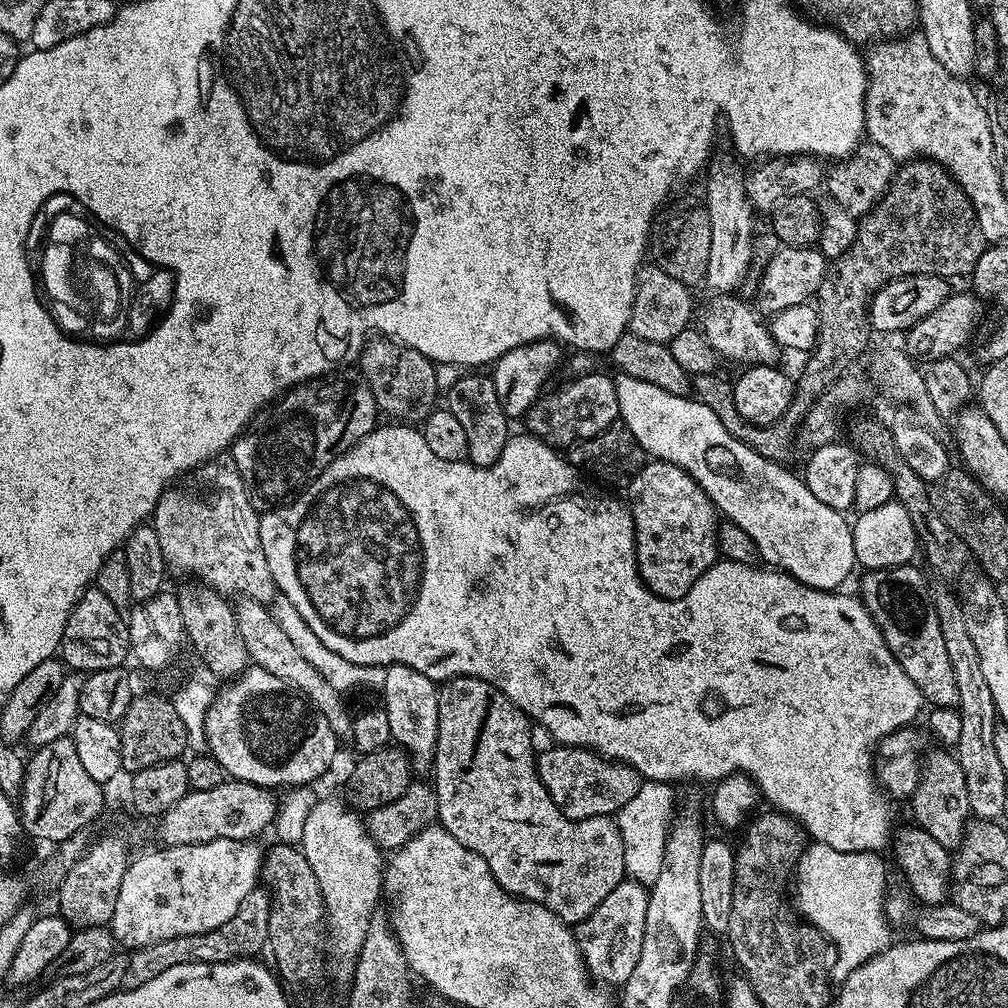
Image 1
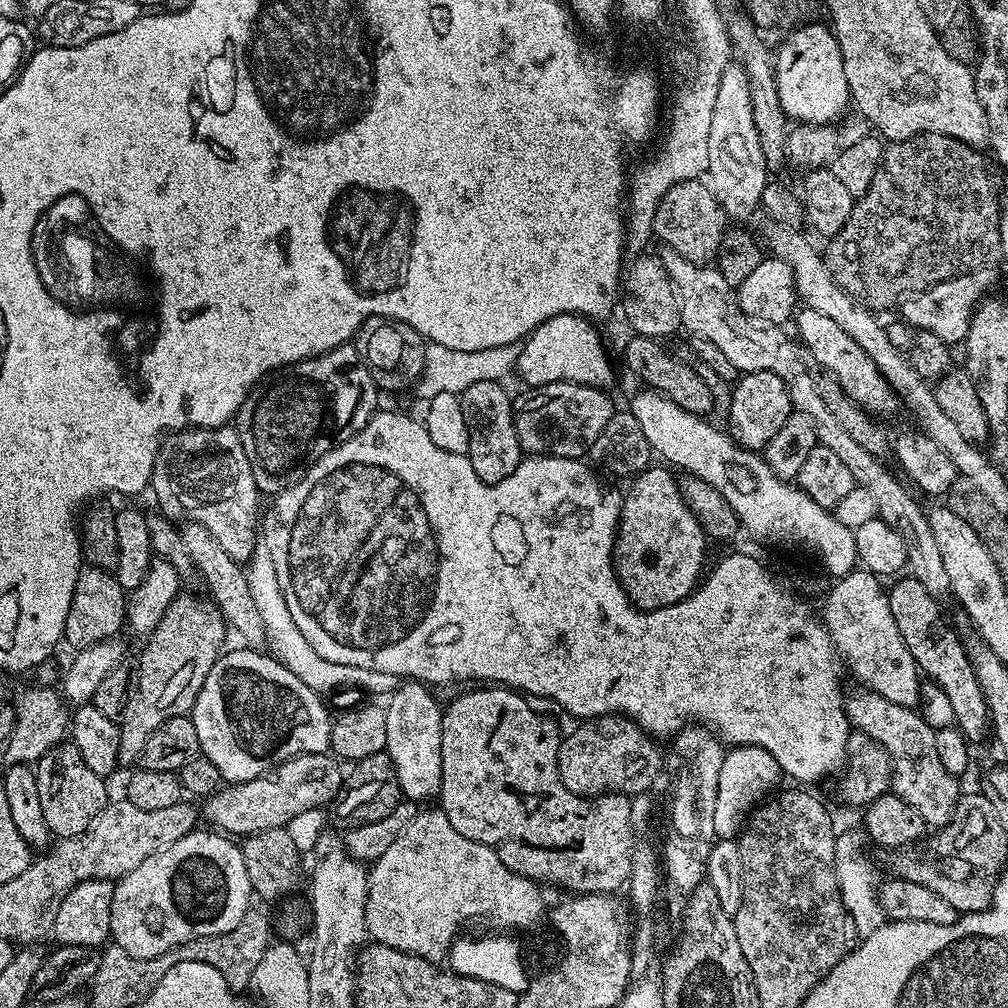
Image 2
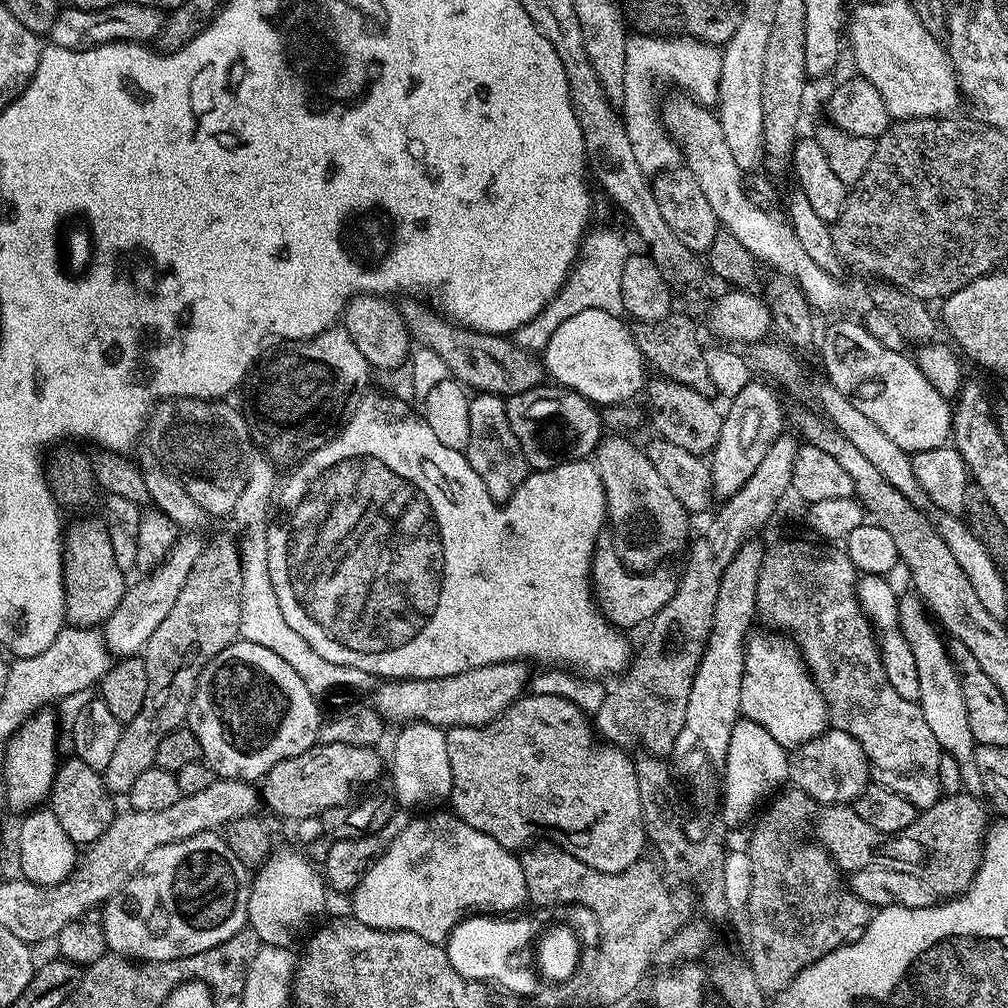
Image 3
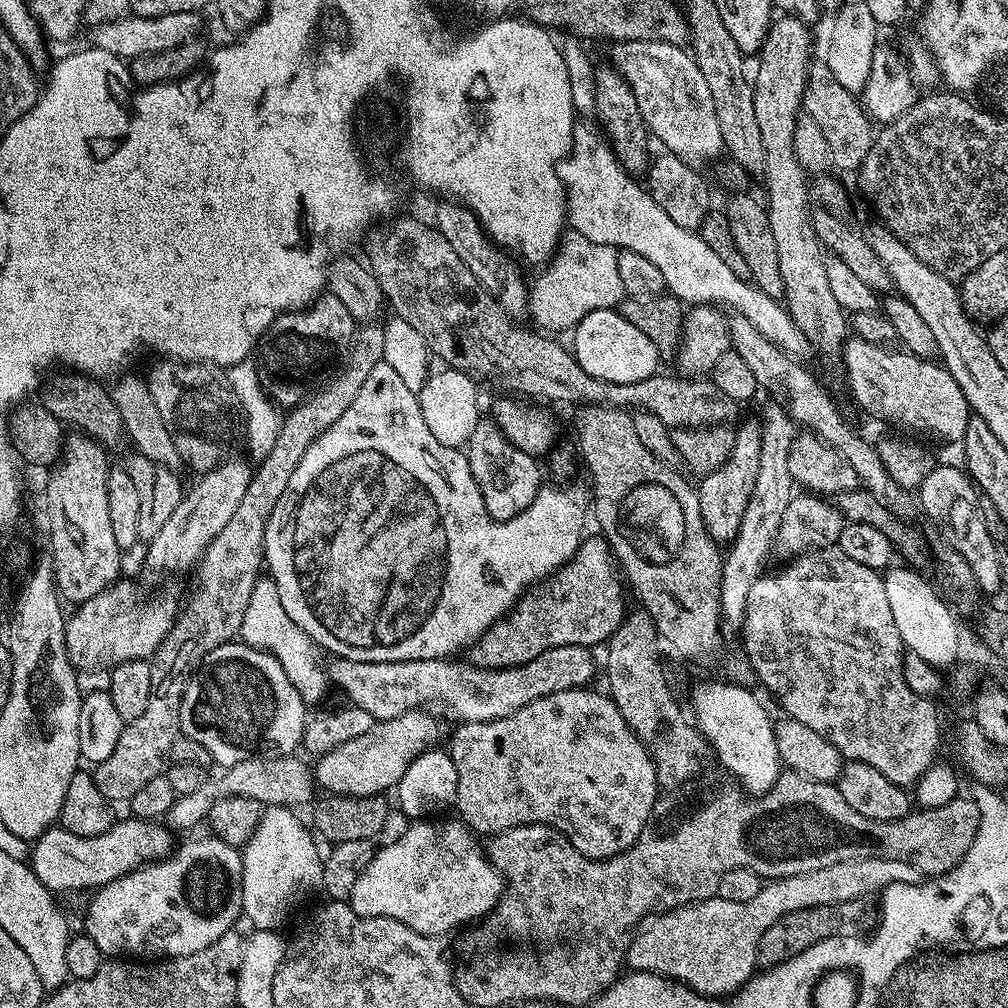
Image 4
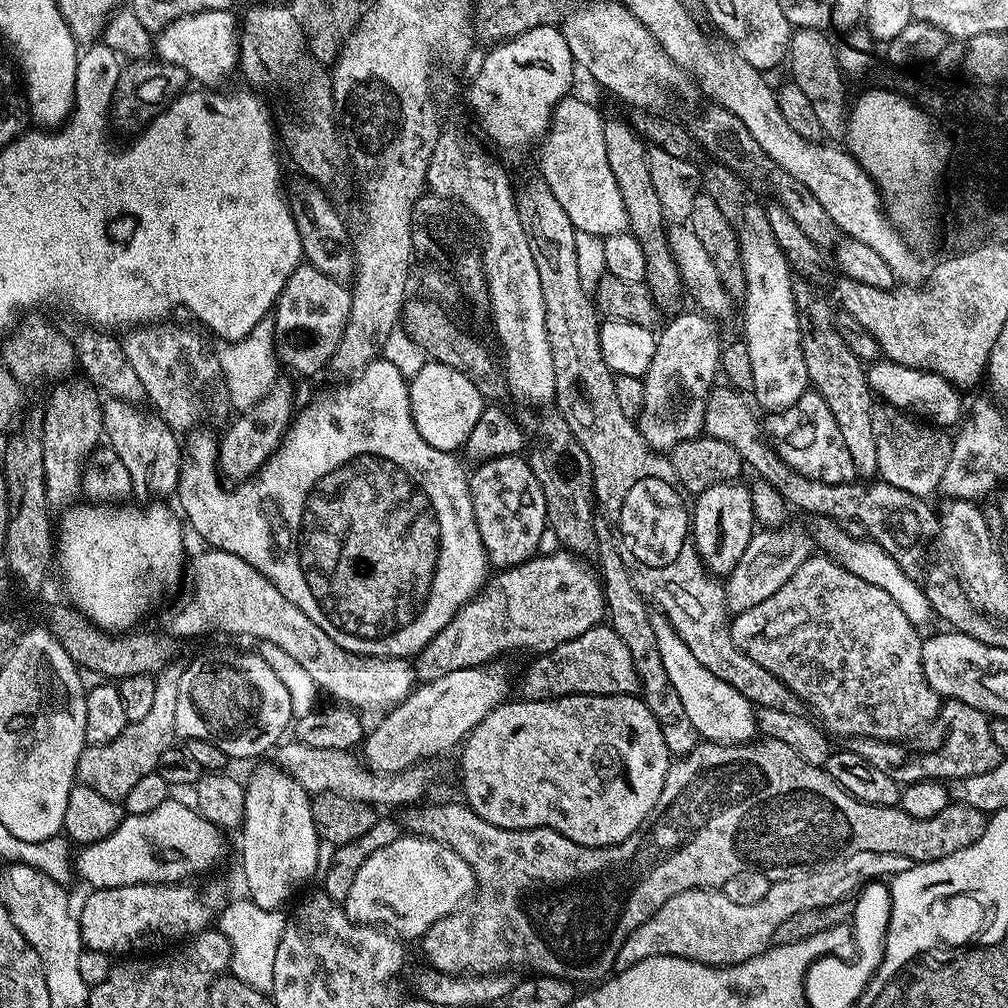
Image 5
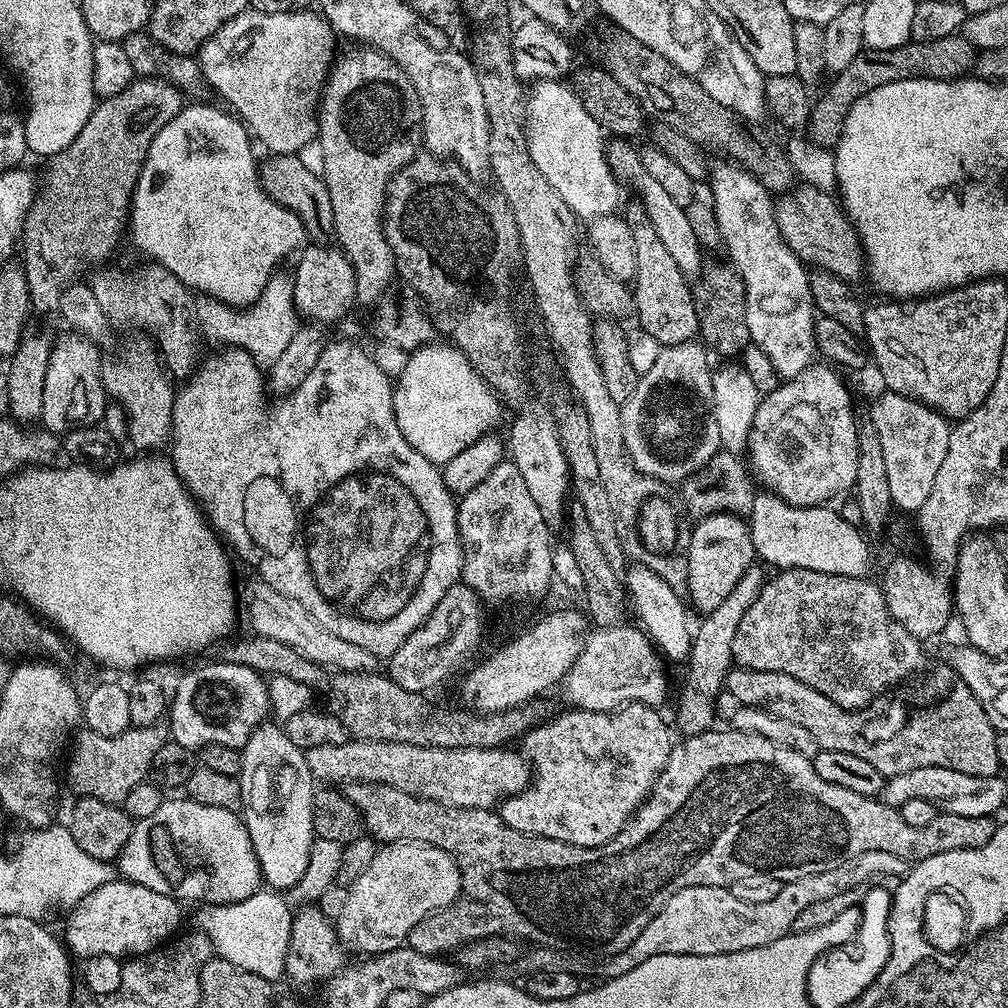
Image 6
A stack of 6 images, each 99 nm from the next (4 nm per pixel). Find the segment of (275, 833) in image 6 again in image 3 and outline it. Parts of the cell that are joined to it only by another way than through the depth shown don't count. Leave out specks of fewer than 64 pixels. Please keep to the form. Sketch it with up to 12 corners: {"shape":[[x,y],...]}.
{"shape":[[273,851],[248,889],[247,927],[292,948],[323,910],[303,851]]}

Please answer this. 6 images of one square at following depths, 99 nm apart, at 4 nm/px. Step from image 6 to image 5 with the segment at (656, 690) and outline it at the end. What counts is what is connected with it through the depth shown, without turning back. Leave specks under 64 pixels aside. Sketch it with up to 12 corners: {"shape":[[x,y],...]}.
{"shape":[[610,626],[533,660],[525,700],[622,696],[640,686]]}

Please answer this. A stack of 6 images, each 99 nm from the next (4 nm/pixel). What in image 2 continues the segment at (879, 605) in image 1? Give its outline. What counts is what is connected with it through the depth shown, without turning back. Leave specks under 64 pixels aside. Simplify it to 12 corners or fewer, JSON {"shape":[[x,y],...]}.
{"shape":[[917,580],[887,589],[917,669],[969,741],[989,731],[966,644],[932,632],[941,605]]}

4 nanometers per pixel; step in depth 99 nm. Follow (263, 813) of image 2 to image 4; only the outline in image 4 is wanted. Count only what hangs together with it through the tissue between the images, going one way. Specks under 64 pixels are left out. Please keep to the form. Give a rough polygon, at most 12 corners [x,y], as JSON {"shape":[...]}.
{"shape":[[427,711],[377,720],[314,764],[334,796],[379,796],[439,745]]}

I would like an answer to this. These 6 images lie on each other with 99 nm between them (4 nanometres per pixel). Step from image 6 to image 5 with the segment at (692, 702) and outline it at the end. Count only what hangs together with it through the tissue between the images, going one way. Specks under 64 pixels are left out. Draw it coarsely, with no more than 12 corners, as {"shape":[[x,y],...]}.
{"shape":[[753,531],[726,578],[729,613],[778,594],[814,555],[809,533]]}

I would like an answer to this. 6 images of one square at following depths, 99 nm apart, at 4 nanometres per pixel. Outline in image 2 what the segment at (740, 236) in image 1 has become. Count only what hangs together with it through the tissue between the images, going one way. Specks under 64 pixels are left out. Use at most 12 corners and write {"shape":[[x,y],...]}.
{"shape":[[729,63],[710,118],[706,183],[725,217],[770,181],[748,74]]}

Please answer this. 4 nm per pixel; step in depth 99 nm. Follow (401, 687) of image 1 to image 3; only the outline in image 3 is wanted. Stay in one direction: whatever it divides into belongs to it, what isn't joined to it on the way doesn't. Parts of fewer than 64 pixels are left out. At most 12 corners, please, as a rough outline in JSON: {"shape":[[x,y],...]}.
{"shape":[[405,723],[392,750],[392,793],[406,810],[439,807],[453,779],[447,733]]}

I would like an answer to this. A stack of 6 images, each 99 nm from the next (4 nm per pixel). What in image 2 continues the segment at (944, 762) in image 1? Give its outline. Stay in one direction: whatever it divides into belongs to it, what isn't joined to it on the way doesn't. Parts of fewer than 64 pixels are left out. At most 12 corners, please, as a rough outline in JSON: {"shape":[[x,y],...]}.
{"shape":[[871,690],[844,713],[892,760],[891,791],[946,826],[962,789],[938,762],[936,729]]}

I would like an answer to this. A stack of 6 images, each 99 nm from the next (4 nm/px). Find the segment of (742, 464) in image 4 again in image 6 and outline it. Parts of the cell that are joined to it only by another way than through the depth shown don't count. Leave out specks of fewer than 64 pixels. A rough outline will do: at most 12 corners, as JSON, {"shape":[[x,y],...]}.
{"shape":[[703,517],[688,544],[688,596],[713,612],[757,559],[752,529]]}

